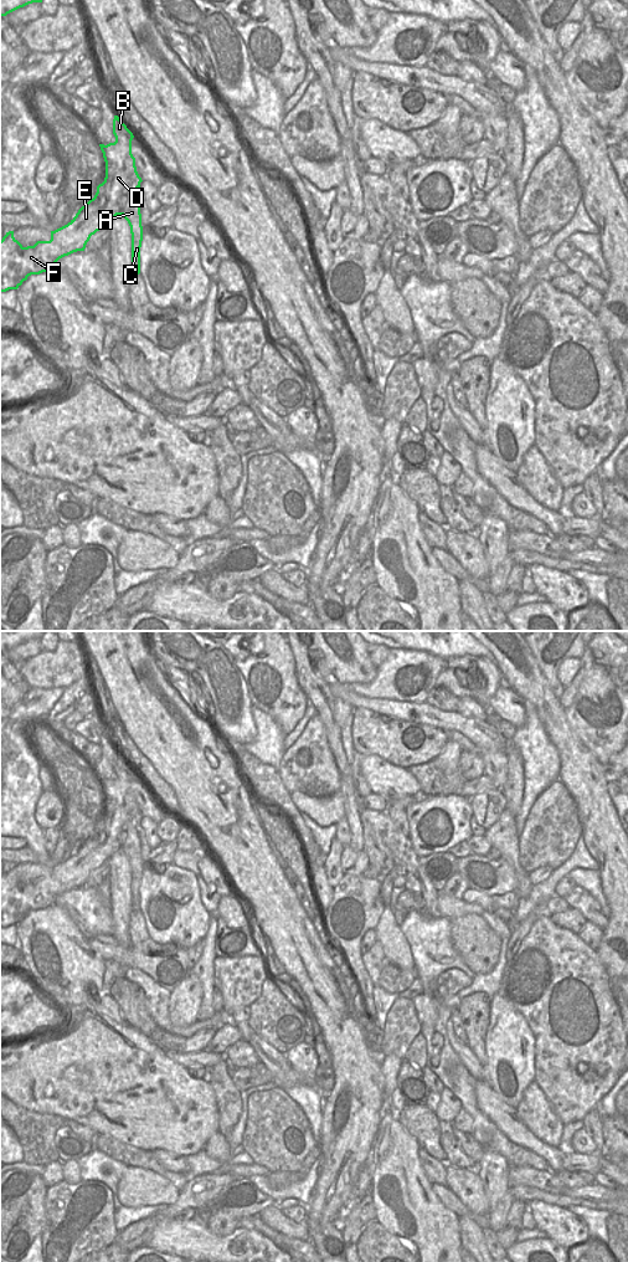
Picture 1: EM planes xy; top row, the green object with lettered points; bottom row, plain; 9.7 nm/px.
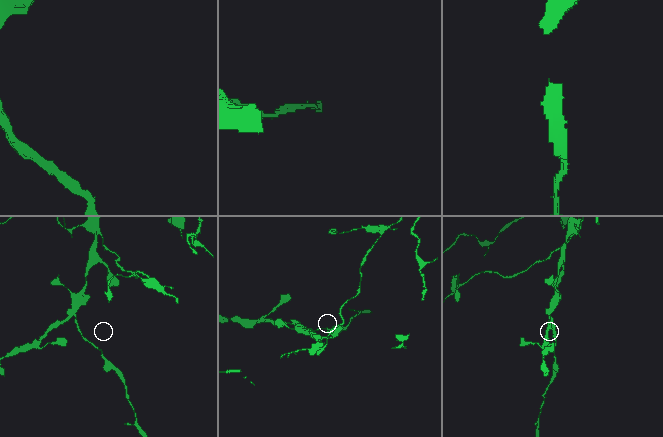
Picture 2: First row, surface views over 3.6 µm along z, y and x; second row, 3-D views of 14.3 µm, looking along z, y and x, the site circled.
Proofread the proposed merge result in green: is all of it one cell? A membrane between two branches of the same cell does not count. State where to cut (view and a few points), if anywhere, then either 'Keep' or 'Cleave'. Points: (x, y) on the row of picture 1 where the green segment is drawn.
Split along xy (137, 180), (132, 180), (123, 191), (122, 214). Cleave.

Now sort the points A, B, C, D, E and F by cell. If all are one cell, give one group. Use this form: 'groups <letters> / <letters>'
groups A C / B D E F

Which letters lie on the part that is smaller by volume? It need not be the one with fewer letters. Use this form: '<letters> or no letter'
A, C

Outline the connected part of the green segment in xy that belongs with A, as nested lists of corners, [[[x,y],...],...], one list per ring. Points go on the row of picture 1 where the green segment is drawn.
[[[129,183],[122,196],[123,216],[128,221],[132,234],[132,271],[134,275],[140,273],[140,247],[143,241],[140,202],[137,196],[138,188],[140,188],[140,183]]]

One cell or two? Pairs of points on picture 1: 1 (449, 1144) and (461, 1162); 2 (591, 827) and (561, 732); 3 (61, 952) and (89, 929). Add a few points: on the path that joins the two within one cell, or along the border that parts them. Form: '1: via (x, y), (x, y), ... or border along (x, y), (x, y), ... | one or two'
1: via (452, 1148), (457, 1158) | one
2: via (591, 804), (588, 786), (574, 755) | one
3: border along (66, 911), (77, 928), (88, 939) | two

